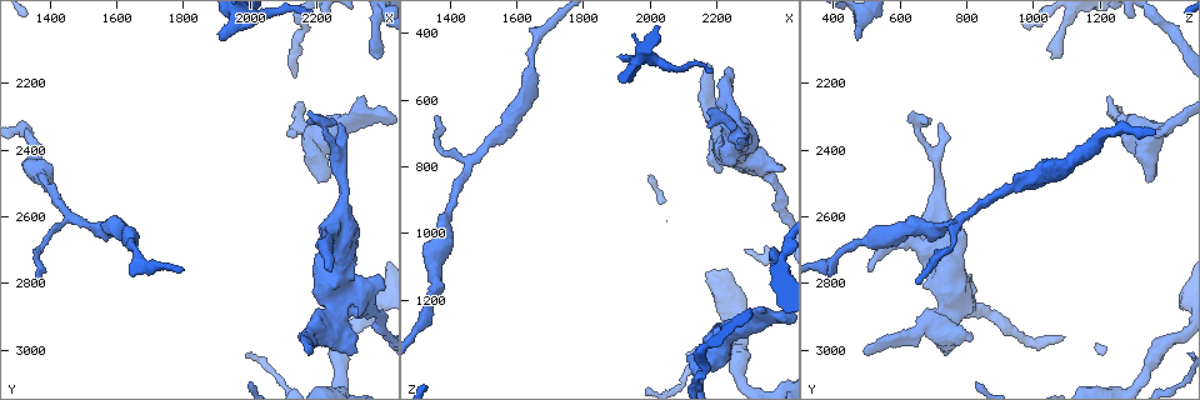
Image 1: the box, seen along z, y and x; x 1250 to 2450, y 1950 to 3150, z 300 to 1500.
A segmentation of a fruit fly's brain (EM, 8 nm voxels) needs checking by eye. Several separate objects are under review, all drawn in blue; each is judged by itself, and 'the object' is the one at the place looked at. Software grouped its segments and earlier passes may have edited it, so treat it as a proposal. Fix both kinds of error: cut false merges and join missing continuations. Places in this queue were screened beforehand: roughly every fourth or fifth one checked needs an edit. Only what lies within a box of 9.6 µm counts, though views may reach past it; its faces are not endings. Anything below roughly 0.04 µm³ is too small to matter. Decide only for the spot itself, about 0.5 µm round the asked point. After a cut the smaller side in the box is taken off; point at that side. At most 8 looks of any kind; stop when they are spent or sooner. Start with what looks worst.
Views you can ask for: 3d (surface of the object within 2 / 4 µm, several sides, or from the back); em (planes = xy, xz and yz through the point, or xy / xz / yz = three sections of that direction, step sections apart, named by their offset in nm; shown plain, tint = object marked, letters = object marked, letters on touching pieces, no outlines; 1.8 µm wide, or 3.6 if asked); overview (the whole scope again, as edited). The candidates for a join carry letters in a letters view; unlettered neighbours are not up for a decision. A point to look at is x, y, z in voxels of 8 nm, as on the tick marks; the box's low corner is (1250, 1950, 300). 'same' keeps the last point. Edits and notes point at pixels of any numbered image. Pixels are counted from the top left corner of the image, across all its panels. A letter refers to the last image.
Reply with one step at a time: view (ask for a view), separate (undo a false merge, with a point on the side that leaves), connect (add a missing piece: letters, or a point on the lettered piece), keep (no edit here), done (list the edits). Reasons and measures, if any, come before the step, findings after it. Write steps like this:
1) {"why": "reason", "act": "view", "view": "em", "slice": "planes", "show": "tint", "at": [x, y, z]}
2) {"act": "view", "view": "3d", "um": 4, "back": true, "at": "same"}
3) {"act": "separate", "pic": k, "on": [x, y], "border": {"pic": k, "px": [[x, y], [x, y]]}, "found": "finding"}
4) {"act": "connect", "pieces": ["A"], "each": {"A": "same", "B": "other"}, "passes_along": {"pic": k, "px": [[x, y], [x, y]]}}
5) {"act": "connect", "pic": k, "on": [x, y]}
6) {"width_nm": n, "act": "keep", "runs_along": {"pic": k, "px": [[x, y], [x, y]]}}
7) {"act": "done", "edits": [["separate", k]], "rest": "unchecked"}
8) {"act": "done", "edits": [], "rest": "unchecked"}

{"why": "an open end", "act": "view", "view": "em", "slice": "xz", "step": 8, "show": "tint", "at": [1920, 2060, 480]}

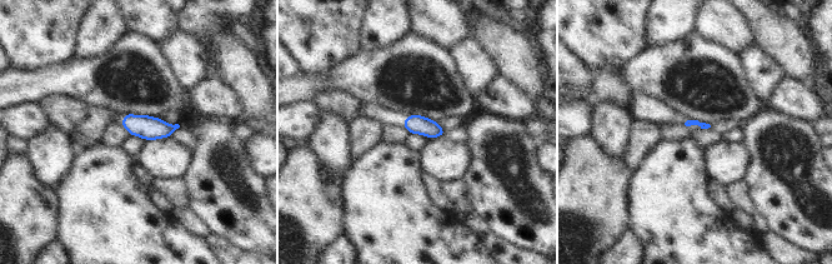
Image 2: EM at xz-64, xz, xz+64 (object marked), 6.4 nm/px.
{"act": "view", "view": "em", "slice": "planes", "show": "tint", "at": "same"}

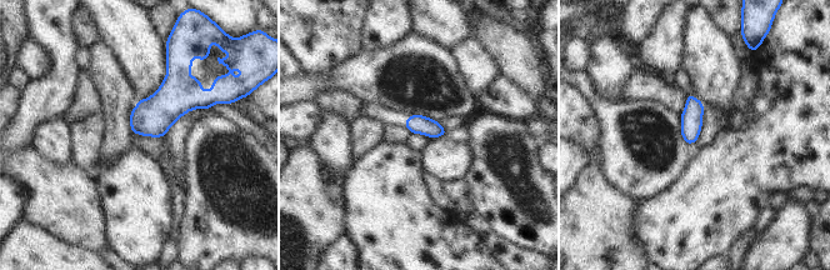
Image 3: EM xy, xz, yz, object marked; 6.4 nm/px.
{"why": "see the neighbours", "act": "view", "view": "em", "slice": "planes", "show": "letters", "at": "same"}

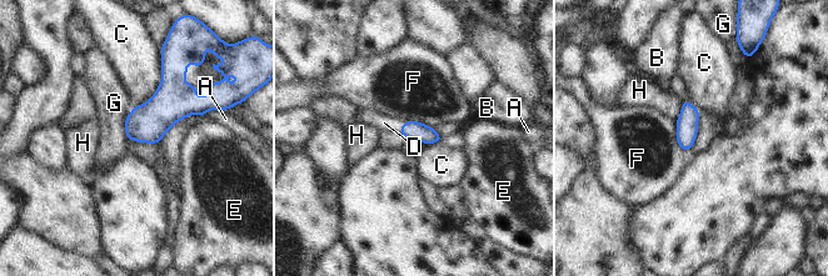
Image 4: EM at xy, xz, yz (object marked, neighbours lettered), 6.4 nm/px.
{"width_nm": 130, "act": "connect", "pieces": ["D"], "each": {"A": "other", "B": "other", "C": "other", "D": "same", "E": "other", "F": "other", "G": "other", "H": "other"}, "passes_along": {"pic": 4, "px": [[413, 130], [402, 126], [384, 123]]}, "found": "the neuron continues"}

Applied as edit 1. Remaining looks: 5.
{"why": "free end", "act": "view", "view": "em", "slice": "planes", "show": "letters", "at": [2350, 2250, 1230]}

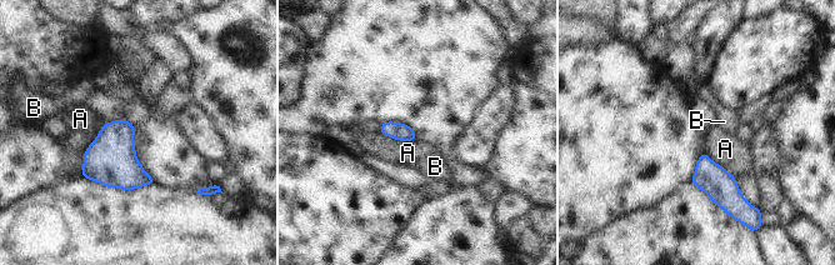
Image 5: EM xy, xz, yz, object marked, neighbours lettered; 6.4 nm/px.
{"act": "keep", "each": {"A": "other", "B": "other"}, "border": {"pic": 5, "px": [[379, 131], [399, 140], [411, 141]]}, "found": "no lettered piece goes on from it"}

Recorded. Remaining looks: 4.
{"why": "thin end", "act": "view", "view": "3d", "um": 2, "at": [1360, 2800, 660]}

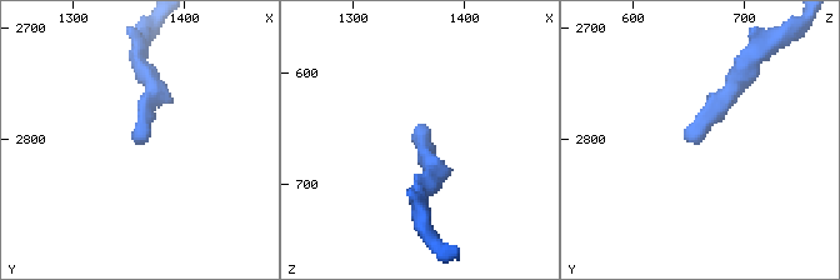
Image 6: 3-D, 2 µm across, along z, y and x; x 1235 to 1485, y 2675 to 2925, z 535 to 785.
{"why": "shape alone is not enough", "act": "view", "view": "em", "slice": "yz", "step": 4, "show": "tint", "at": [1362, 2804, 658]}

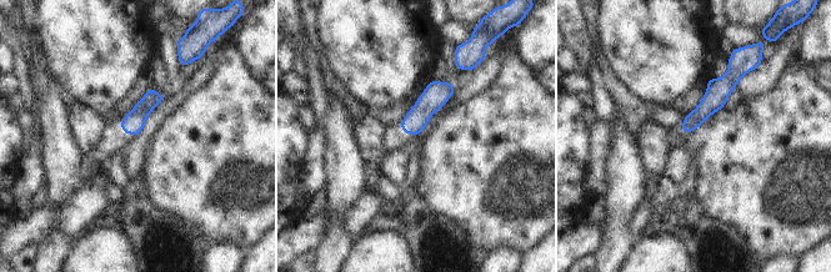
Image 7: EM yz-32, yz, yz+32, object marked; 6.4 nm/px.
{"why": "another direction", "act": "view", "view": "em", "slice": "planes", "show": "letters", "at": "same"}

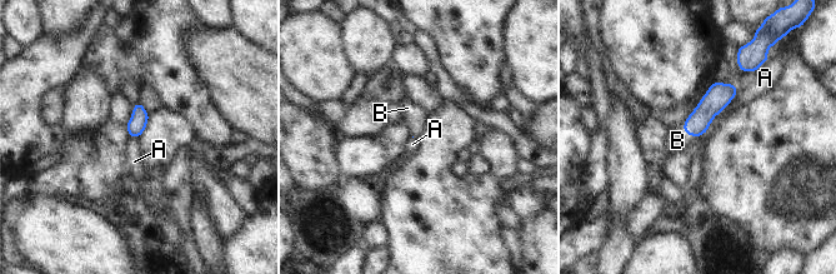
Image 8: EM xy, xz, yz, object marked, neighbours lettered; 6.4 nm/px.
{"act": "connect", "pieces": ["B"], "each": {"A": "other", "B": "same"}, "passes_along": {"pic": 8, "px": [[711, 104], [689, 134], [677, 140]]}, "found": "it goes on there"}

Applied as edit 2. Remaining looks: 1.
{"act": "done", "edits": [["connect", 4], ["connect", 8]], "rest": "unchecked"}

